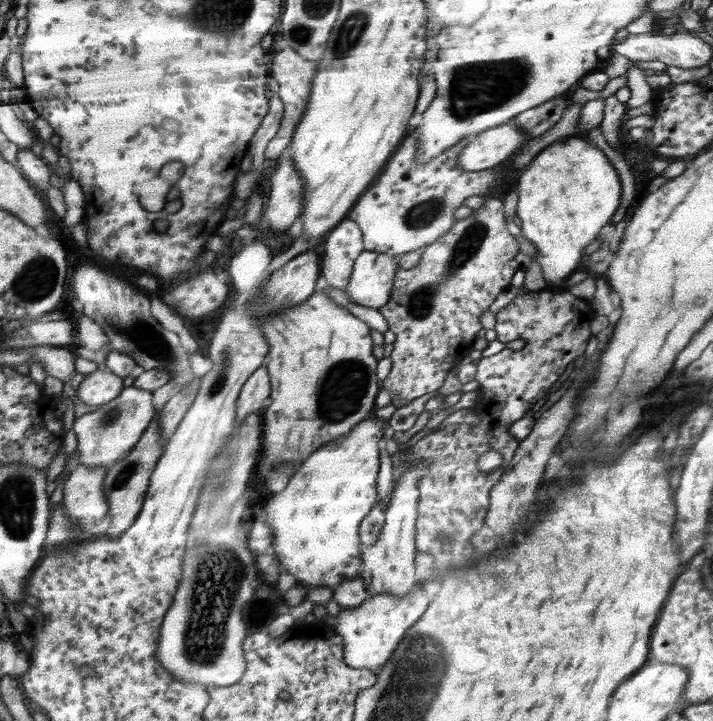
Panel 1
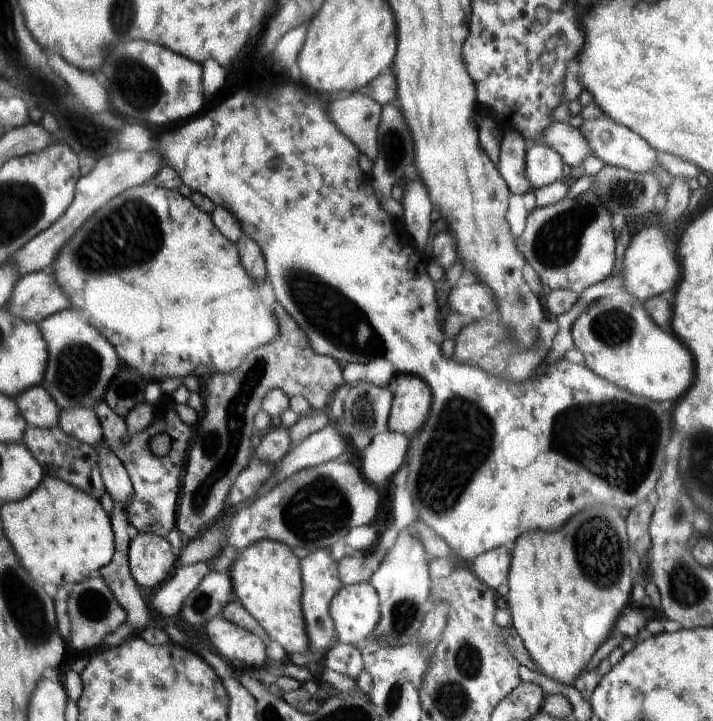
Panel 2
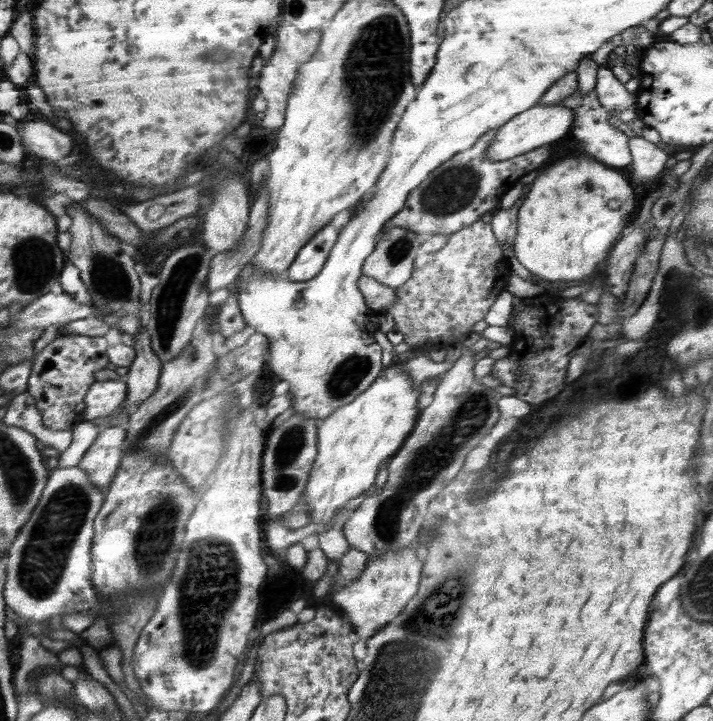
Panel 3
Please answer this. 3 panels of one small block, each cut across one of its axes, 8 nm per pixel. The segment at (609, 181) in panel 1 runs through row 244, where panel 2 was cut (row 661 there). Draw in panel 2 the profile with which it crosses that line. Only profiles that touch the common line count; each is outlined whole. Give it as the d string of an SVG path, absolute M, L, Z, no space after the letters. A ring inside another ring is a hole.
M590 506L580 510L566 526L554 532L528 532L522 534L512 552L512 566L508 571L509 592L507 606L513 628L522 639L534 664L544 675L562 685L572 685L584 669L598 646L608 639L616 618L626 605L632 604L633 588L630 574L630 556L633 550L626 538L626 522L612 506Z

